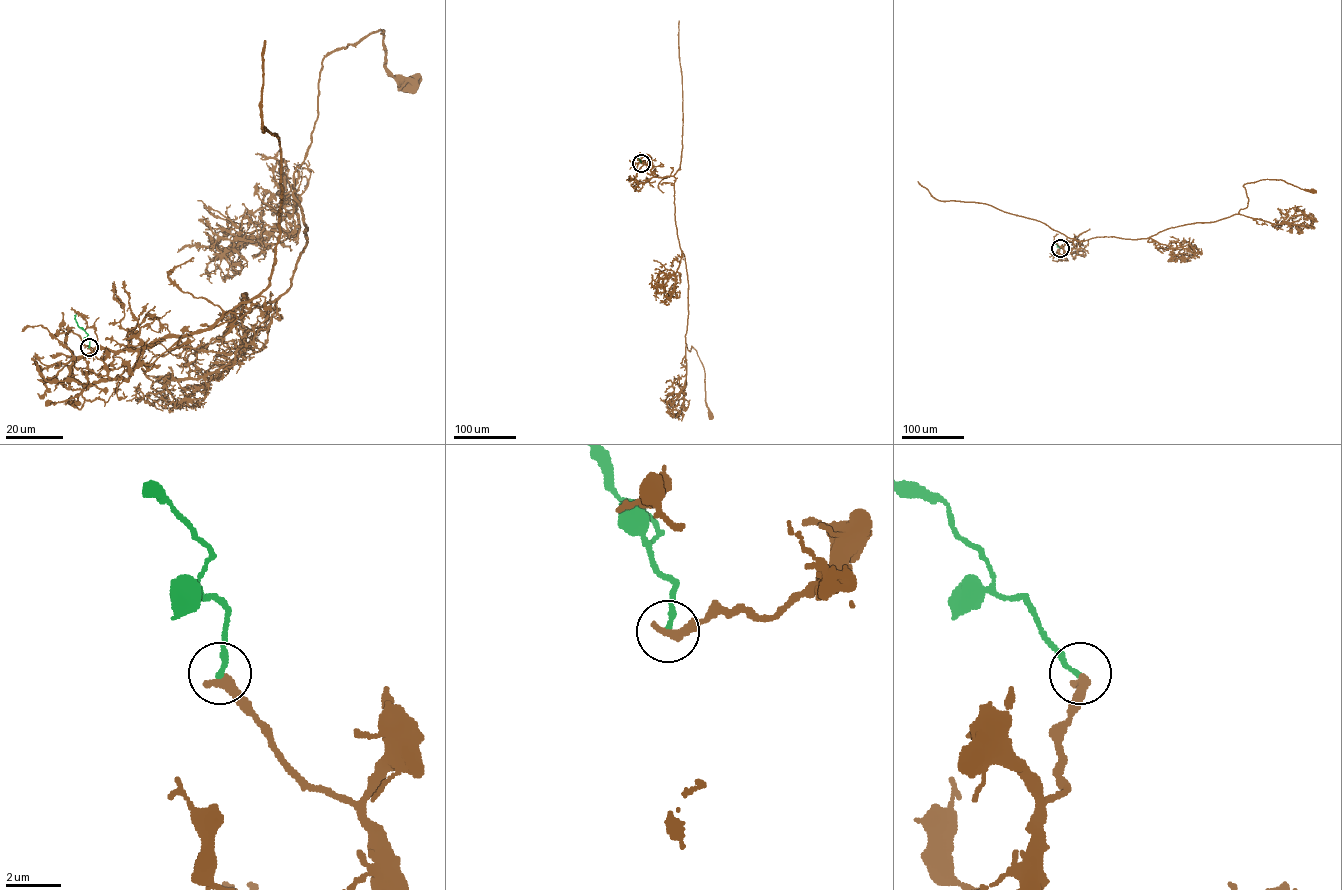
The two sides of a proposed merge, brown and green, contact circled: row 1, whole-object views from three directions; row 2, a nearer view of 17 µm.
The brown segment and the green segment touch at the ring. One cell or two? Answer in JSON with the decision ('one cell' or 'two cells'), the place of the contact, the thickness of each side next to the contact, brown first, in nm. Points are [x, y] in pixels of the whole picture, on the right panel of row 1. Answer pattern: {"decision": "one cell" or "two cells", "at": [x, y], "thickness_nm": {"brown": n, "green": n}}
{"decision": "two cells", "at": [1060, 248], "thickness_nm": {"brown": 380, "green": 200}}

